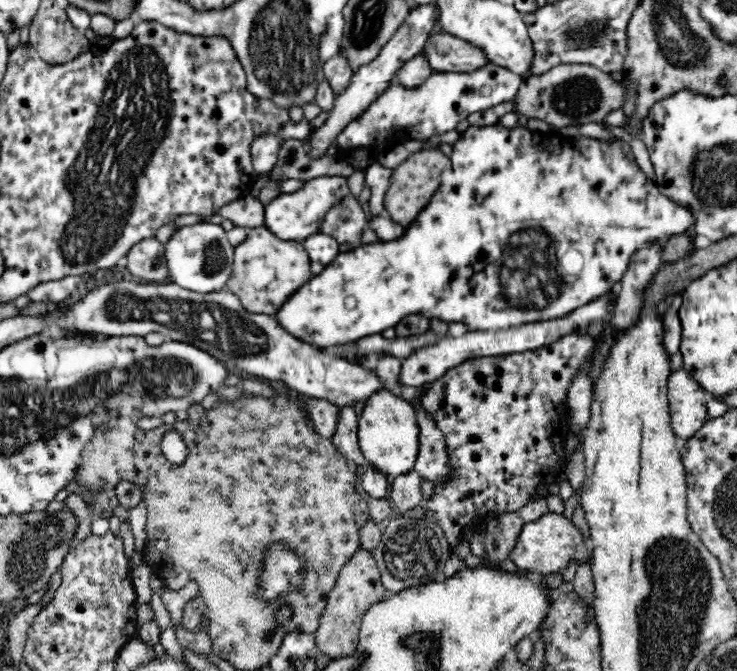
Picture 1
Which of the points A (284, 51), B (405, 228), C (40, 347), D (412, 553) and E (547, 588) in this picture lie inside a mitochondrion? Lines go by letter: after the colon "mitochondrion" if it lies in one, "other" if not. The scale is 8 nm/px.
A: mitochondrion
B: other
C: other
D: mitochondrion
E: other

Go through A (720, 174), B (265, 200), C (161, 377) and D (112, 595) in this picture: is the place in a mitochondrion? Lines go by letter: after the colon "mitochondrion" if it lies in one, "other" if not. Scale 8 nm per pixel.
A: mitochondrion
B: other
C: mitochondrion
D: other

